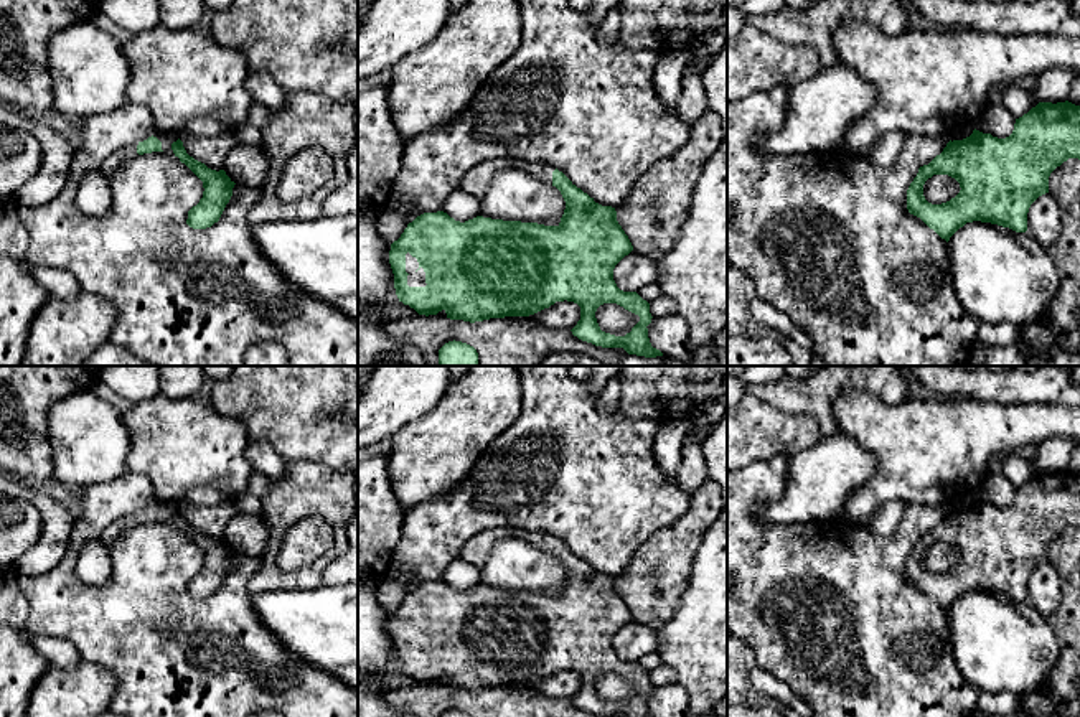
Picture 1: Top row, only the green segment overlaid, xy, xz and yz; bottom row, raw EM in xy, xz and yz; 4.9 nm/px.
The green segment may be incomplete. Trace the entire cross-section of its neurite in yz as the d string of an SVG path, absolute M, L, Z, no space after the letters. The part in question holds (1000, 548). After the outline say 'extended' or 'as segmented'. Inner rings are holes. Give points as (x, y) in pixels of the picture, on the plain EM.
M1039 471L1016 488L1014 499L1006 508L973 499L963 509L950 509L943 521L928 534L918 537L907 559L907 579L920 587L946 612L966 592L981 590L1016 602L1027 600L1031 574L1049 562L1049 546L1068 527L1080 529L1080 475L1065 471ZM933 544L948 544L960 552L960 562L946 572L932 574L923 565L923 554Z | as segmented

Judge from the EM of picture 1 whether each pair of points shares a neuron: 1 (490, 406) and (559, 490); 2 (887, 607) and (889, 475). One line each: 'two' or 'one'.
1: two
2: two

